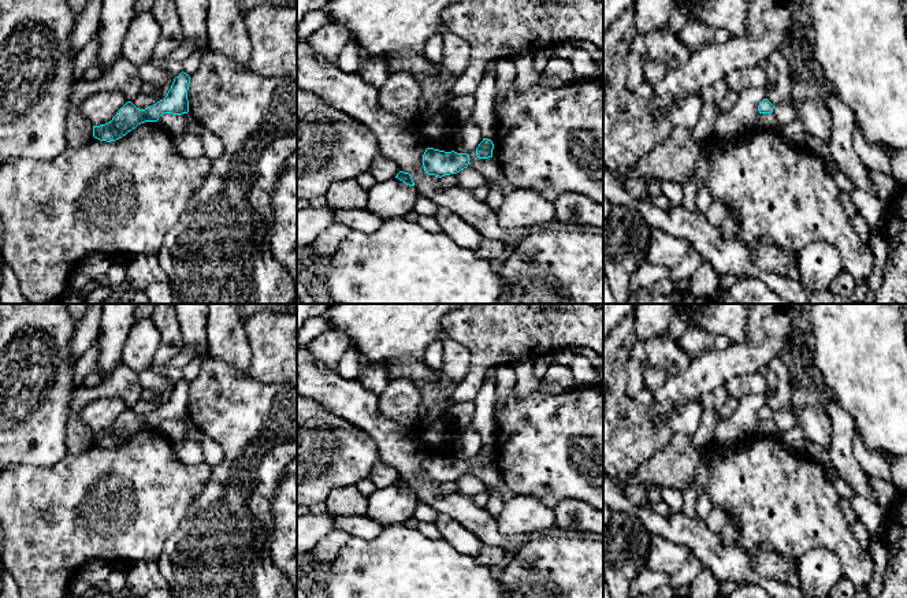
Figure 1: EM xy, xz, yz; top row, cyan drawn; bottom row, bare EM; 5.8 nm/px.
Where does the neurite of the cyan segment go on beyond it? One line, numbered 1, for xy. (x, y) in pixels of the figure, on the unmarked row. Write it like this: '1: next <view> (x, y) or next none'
1: next none

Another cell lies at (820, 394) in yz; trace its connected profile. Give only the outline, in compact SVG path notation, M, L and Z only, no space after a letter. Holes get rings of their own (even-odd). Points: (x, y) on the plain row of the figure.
M783 354L780 360L785 364L795 382L791 397L793 408L819 406L824 409L828 404L837 402L836 394L826 386L813 360L806 361L798 354ZM803 371L809 371L814 379L814 385L810 389L798 385L798 376Z

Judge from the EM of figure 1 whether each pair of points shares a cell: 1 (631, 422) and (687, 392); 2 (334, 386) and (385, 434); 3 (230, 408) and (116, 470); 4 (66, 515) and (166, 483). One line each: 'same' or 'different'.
1: different
2: same
3: different
4: same

